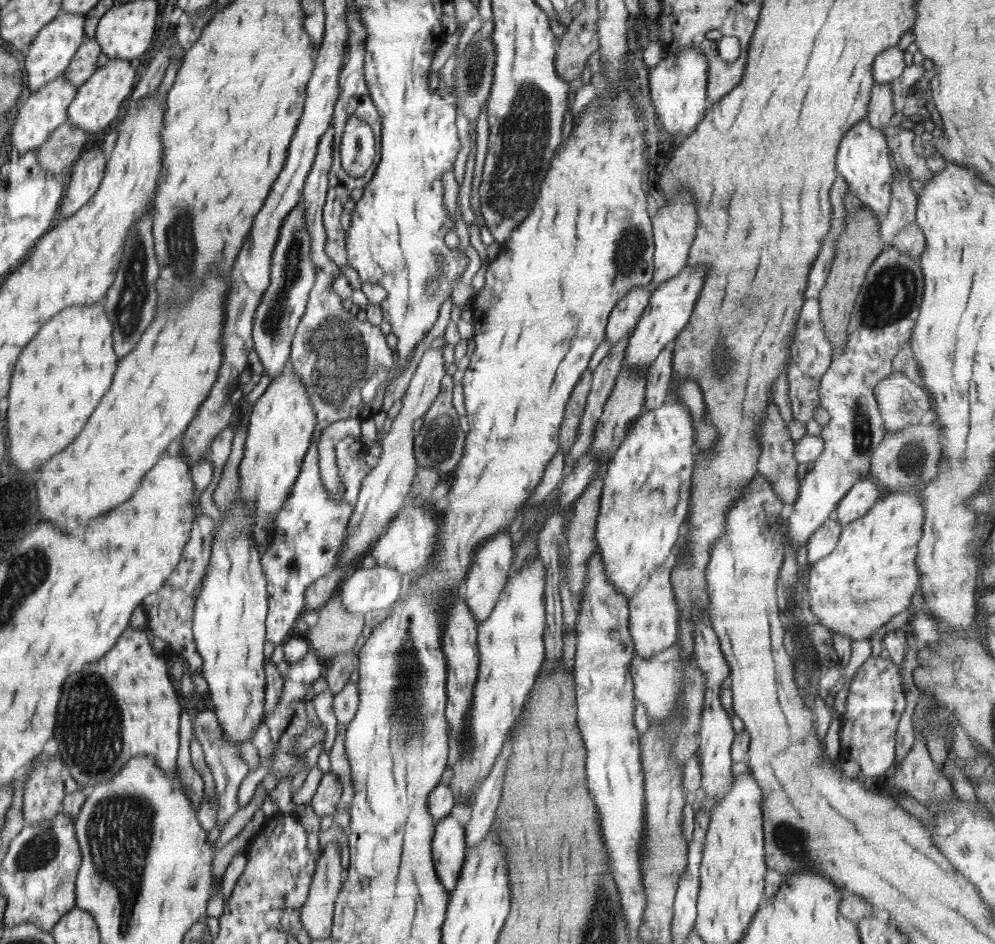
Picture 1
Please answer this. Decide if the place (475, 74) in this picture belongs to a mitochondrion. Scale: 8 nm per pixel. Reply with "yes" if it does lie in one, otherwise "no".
yes

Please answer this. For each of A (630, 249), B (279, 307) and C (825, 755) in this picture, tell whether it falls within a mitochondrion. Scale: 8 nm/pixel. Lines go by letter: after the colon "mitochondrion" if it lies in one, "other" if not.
A: mitochondrion
B: mitochondrion
C: other

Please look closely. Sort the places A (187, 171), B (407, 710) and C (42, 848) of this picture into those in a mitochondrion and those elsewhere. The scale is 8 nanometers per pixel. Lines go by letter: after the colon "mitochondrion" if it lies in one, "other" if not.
A: other
B: mitochondrion
C: mitochondrion

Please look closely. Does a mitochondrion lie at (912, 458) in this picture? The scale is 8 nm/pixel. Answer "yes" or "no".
yes

